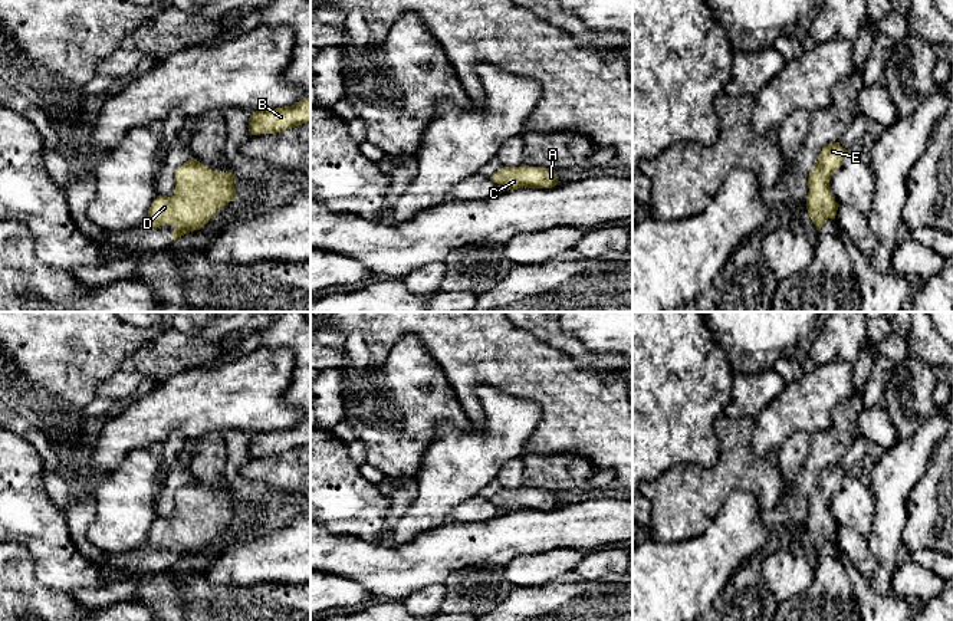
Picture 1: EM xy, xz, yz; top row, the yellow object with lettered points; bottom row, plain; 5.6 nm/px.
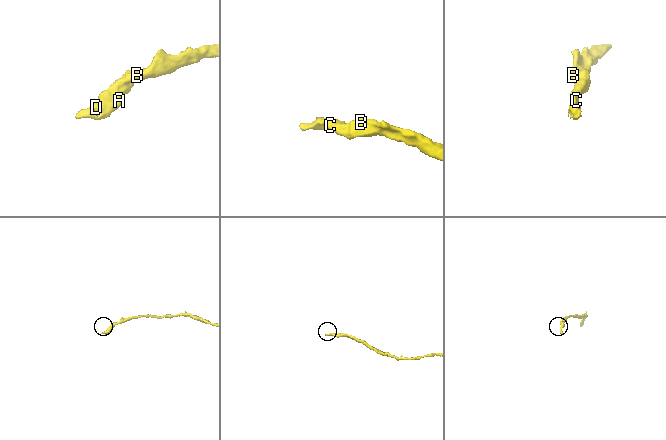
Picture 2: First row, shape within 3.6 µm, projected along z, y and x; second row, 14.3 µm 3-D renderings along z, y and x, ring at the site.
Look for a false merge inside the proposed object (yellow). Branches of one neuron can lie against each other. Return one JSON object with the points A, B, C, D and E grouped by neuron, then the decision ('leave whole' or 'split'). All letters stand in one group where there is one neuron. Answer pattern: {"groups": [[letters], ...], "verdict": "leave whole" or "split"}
{"groups": [["A", "B", "C", "D", "E"]], "verdict": "leave whole"}

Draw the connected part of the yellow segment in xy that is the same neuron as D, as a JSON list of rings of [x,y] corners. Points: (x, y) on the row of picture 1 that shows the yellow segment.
[[[194,158],[175,170],[174,181],[174,194],[171,197],[160,194],[144,221],[154,229],[174,226],[171,231],[174,240],[203,229],[236,198],[236,178],[231,170],[213,171]]]

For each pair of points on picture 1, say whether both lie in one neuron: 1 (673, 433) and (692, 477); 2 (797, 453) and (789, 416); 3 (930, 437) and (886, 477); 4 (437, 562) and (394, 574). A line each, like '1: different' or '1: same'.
1: different
2: different
3: same
4: same

